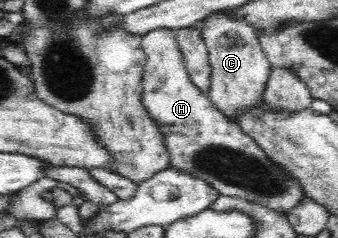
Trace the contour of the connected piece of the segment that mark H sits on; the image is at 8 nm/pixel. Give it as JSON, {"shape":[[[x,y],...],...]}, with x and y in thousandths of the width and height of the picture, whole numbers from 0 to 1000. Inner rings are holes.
{"shape":[[[470,118],[447,126],[417,164],[417,202],[426,210],[432,252],[420,328],[417,420],[444,500],[479,563],[494,639],[500,643],[503,697],[541,714],[553,731],[607,756],[630,794],[666,824],[725,832],[760,857],[784,861],[814,887],[849,899],[870,866],[902,828],[888,773],[840,727],[787,647],[766,609],[725,563],[719,542],[675,487],[666,487],[615,408],[595,387],[559,328],[547,277],[547,248],[524,168],[518,126]]]}

